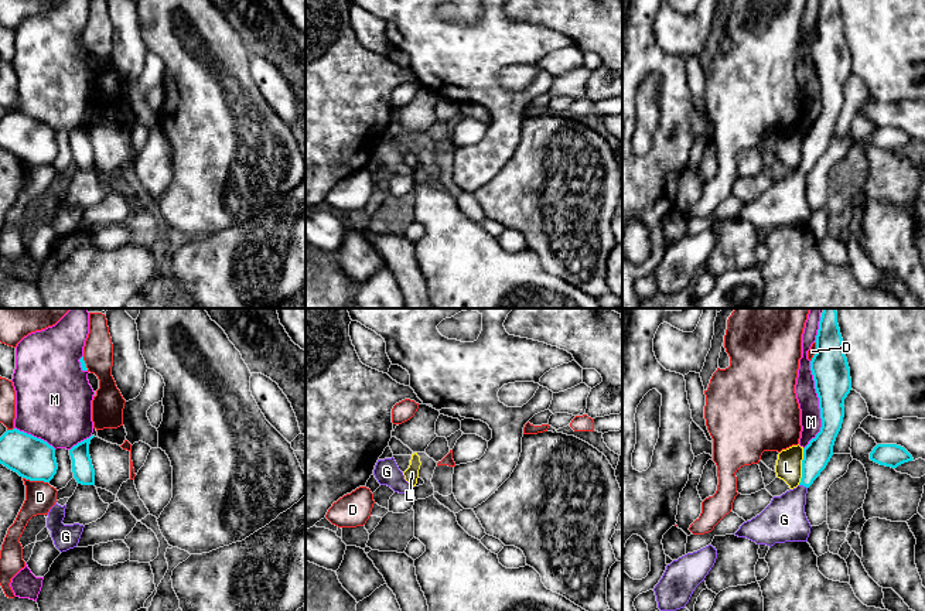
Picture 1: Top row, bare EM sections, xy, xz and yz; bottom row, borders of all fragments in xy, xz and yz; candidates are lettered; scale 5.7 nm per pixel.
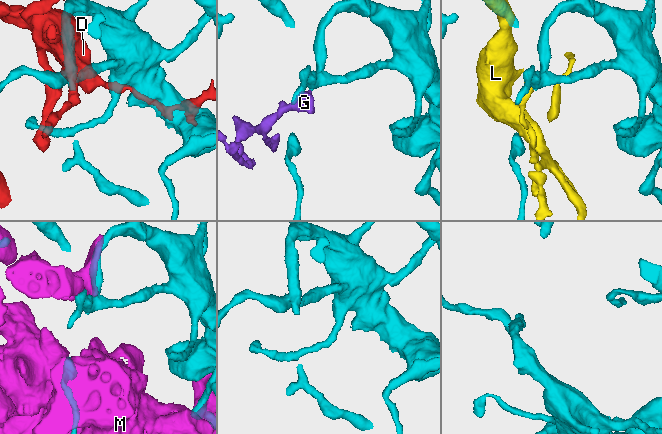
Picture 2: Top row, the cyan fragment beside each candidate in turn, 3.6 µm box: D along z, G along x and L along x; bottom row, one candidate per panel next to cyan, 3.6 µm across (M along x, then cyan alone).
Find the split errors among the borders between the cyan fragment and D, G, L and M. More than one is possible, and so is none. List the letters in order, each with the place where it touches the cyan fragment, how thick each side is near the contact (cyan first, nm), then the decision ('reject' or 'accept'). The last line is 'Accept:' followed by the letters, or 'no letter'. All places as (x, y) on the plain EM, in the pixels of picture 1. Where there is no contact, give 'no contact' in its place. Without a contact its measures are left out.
D: meets cyan in xy at (36, 163); 240 nm thick on the cyan side, 180 nm on the other; reject
G: meets cyan in yz at (804, 169); 160 nm thick on the cyan side, 240 nm on the other; accept
L: meets cyan in yz at (802, 150); 160 nm thick on the cyan side, 150 nm on the other; reject
M: meets cyan in yz at (819, 88); 220 nm thick on the cyan side, 120 nm on the other; reject
Accept: G

